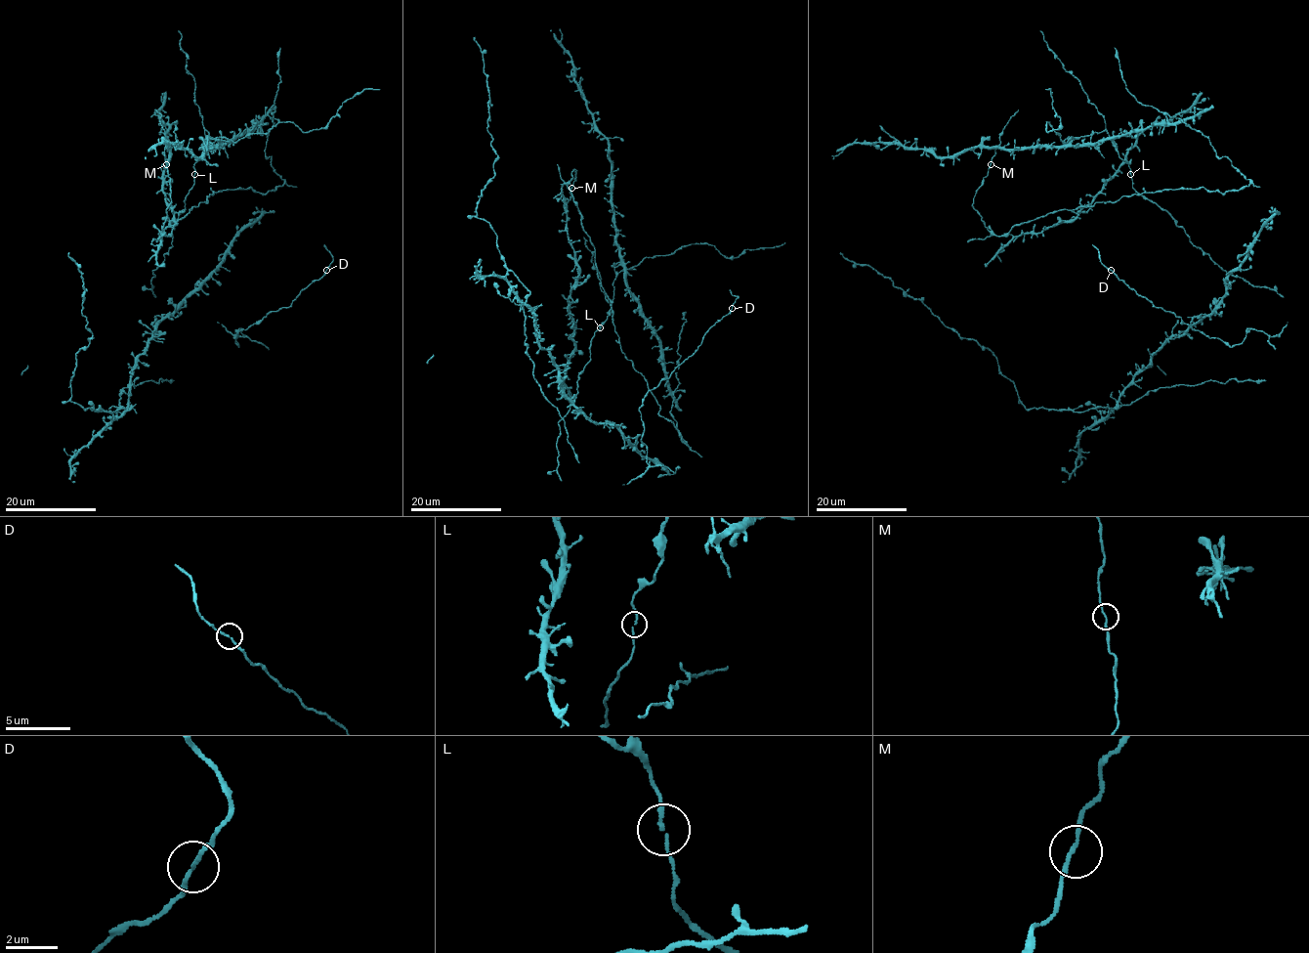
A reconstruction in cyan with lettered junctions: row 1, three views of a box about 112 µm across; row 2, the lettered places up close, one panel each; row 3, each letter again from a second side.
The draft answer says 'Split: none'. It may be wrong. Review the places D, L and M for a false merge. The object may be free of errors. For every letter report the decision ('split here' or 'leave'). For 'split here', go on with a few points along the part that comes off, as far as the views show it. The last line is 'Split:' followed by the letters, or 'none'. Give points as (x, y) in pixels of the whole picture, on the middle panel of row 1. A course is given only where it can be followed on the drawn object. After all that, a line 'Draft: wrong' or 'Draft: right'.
D: leave
L: leave
M: leave
Split: none
Draft: right

